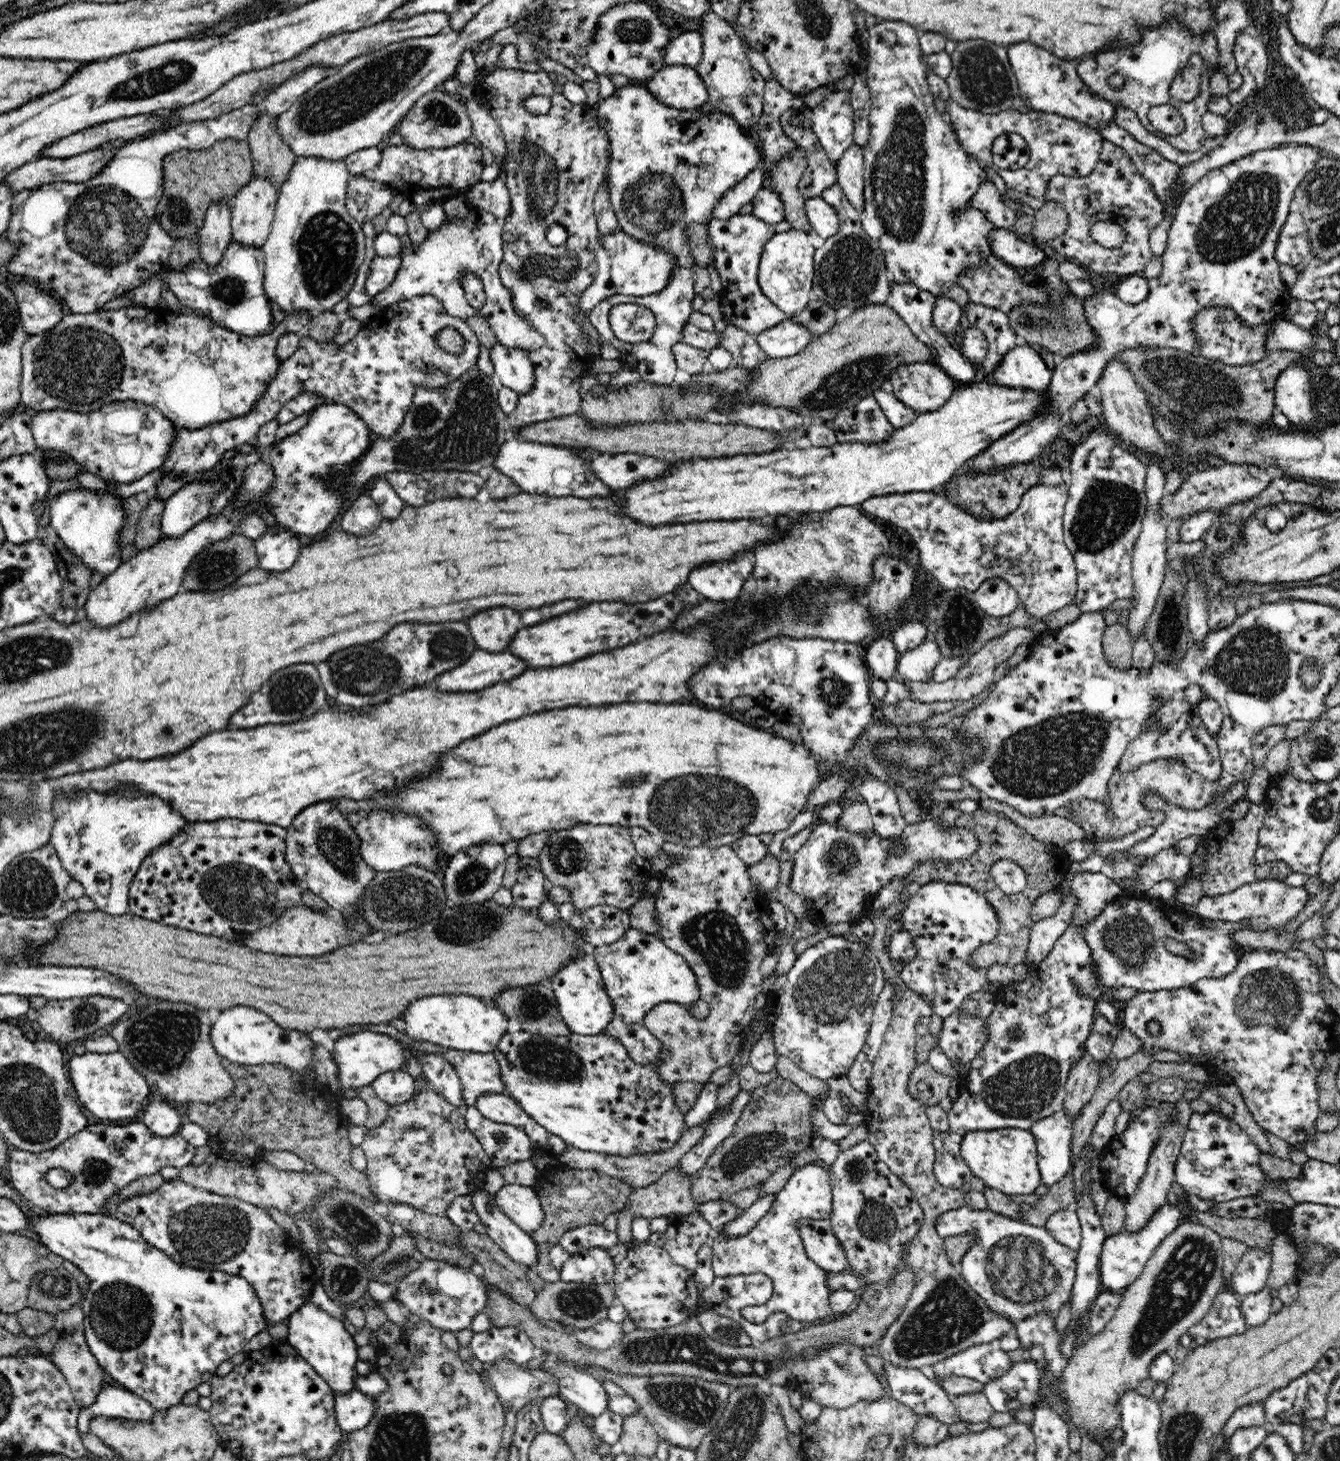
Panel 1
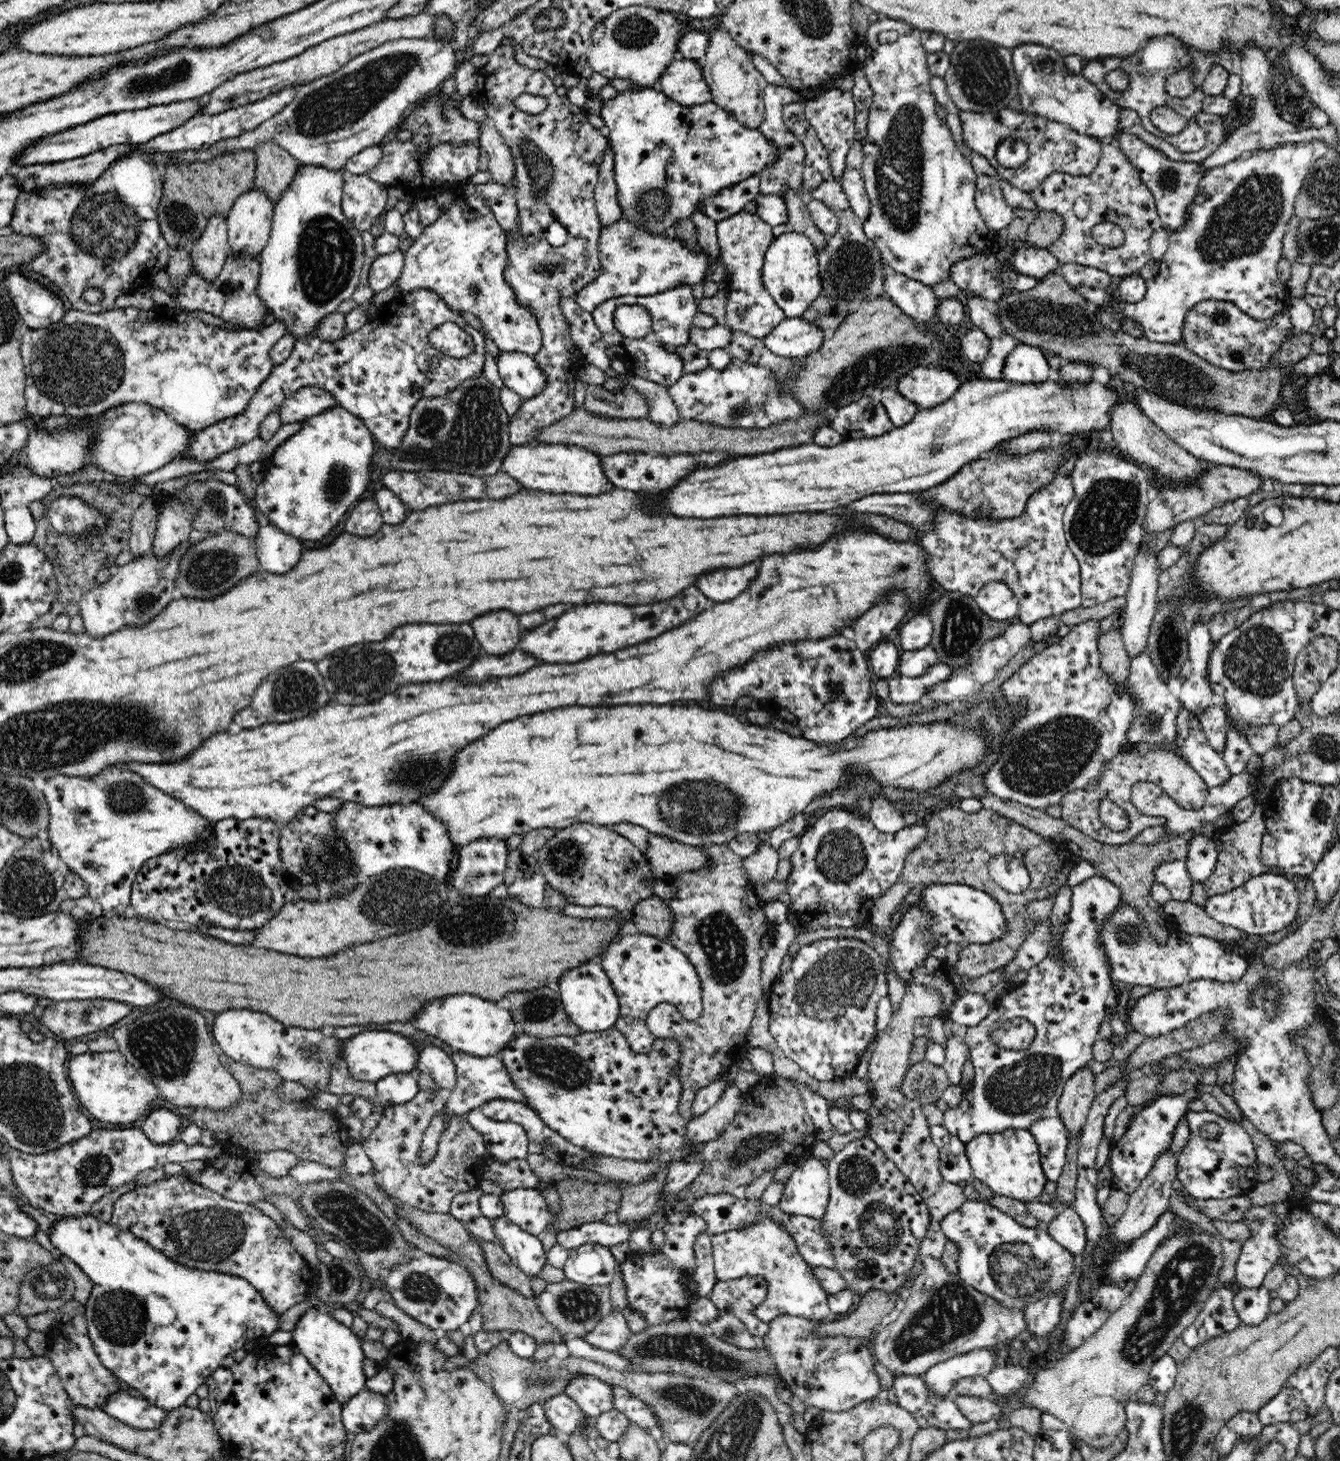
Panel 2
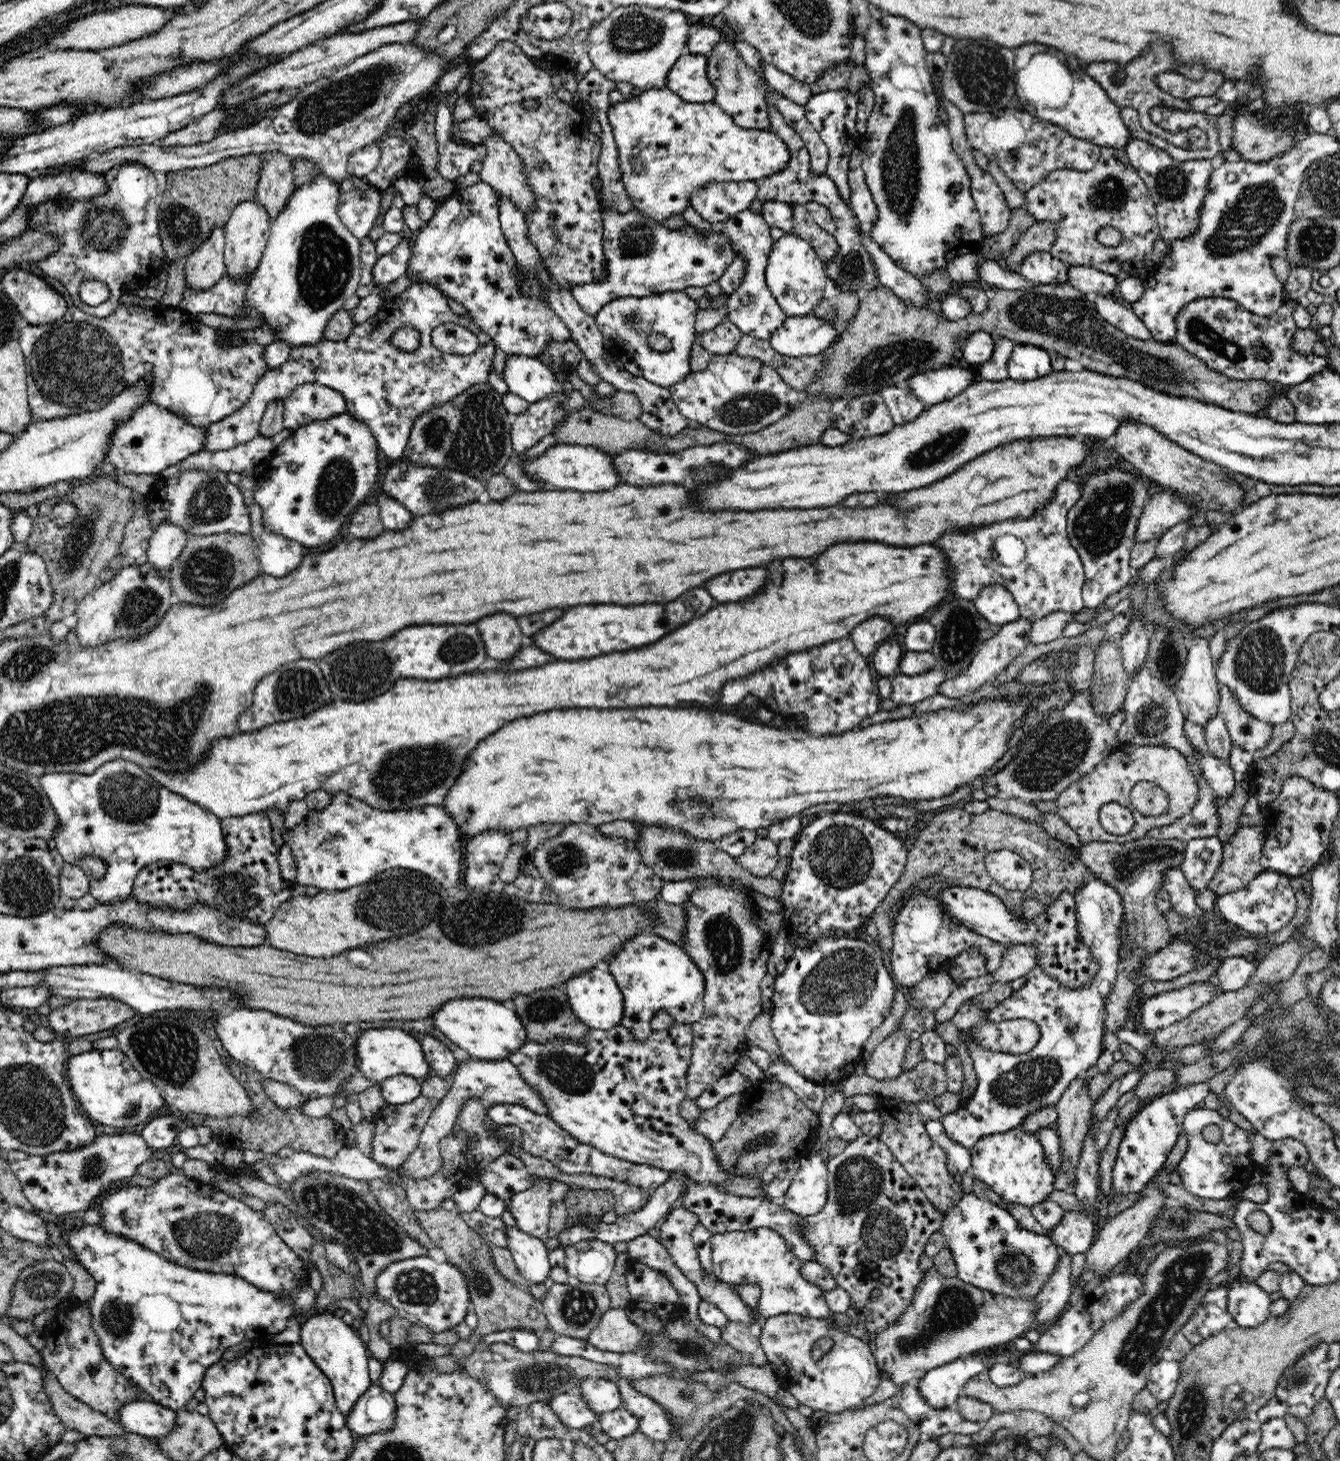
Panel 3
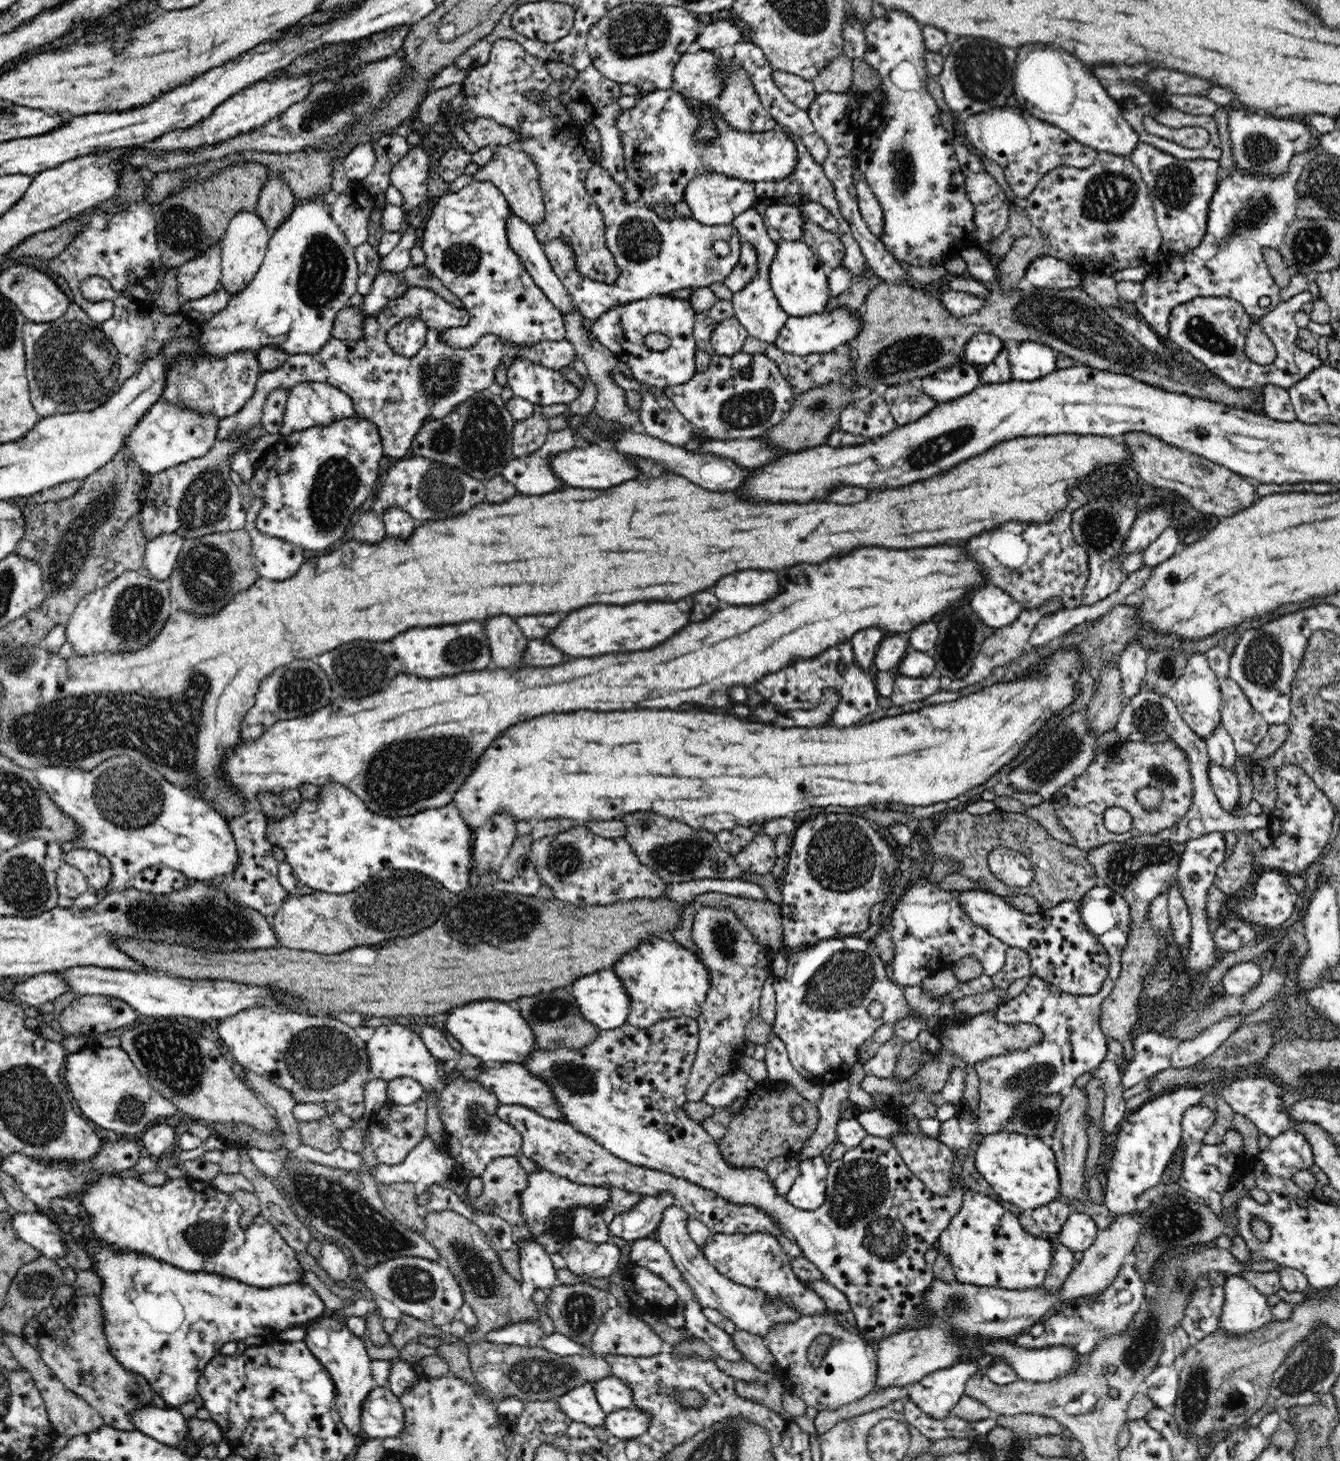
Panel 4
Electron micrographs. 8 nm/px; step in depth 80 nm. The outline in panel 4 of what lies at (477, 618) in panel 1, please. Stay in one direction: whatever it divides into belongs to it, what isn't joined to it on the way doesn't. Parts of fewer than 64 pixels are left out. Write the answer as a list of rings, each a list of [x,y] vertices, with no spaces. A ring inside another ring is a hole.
[[[510,616],[490,618],[484,624],[489,642],[491,659],[501,669],[522,668],[523,654],[529,639],[520,632],[520,627]]]

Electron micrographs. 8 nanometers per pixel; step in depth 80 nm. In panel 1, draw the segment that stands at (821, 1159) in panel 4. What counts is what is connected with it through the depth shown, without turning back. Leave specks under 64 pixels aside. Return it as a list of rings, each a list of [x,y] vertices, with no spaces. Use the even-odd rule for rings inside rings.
[[[819,1162],[808,1163],[795,1170],[782,1190],[775,1194],[774,1202],[766,1213],[748,1234],[744,1236],[723,1236],[714,1234],[710,1238],[712,1246],[712,1266],[715,1276],[727,1277],[736,1275],[748,1275],[762,1273],[772,1279],[773,1294],[769,1302],[760,1307],[746,1307],[740,1310],[742,1317],[750,1323],[761,1324],[768,1320],[774,1312],[784,1312],[790,1319],[806,1324],[813,1324],[816,1320],[822,1322],[823,1318],[828,1318],[832,1313],[829,1304],[827,1271],[816,1265],[804,1249],[798,1222],[804,1218],[829,1219],[832,1212],[832,1185],[830,1184],[829,1172],[825,1165]]]

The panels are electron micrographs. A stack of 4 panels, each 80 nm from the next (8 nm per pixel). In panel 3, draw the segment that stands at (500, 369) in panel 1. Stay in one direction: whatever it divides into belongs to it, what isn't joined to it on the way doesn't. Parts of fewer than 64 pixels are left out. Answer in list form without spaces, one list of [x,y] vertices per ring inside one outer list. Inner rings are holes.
[[[508,356],[503,380],[512,394],[529,404],[544,398],[558,398],[560,393],[564,393],[566,398],[571,396],[570,390],[565,390],[562,382],[537,357]]]

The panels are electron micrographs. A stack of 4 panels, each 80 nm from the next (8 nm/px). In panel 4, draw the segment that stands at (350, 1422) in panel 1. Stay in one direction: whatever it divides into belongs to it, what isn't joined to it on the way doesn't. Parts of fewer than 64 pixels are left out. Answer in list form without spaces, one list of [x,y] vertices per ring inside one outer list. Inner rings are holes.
[[[375,1386],[361,1410],[362,1433],[370,1438],[394,1438],[404,1432],[404,1413],[399,1397],[388,1387]]]

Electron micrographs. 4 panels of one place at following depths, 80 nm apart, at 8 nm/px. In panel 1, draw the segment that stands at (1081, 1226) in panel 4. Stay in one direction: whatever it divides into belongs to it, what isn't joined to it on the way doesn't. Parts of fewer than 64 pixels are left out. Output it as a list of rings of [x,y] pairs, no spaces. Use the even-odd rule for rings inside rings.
[[[1071,1208],[1054,1212],[1048,1217],[1045,1227],[1048,1232],[1064,1246],[1077,1250],[1081,1245],[1081,1222],[1077,1211]]]

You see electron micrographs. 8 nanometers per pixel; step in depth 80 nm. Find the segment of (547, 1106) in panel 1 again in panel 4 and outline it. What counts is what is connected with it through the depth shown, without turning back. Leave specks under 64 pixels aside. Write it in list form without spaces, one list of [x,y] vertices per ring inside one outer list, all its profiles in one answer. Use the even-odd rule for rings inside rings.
[[[686,1016],[668,1018],[659,1020],[656,1024],[646,1026],[644,1029],[636,1028],[626,1022],[618,1028],[614,1028],[614,1030],[600,1029],[597,1037],[592,1042],[579,1049],[557,1047],[556,1050],[544,1050],[537,1047],[521,1062],[521,1065],[527,1068],[530,1074],[535,1074],[543,1078],[544,1082],[548,1083],[552,1095],[556,1097],[556,1103],[560,1103],[559,1109],[563,1116],[563,1121],[571,1124],[578,1132],[589,1136],[596,1144],[605,1148],[610,1154],[620,1157],[622,1160],[636,1166],[644,1166],[652,1170],[659,1170],[660,1172],[673,1174],[678,1178],[686,1179],[698,1186],[704,1187],[704,1189],[710,1189],[710,1191],[720,1195],[723,1199],[736,1203],[737,1205],[754,1205],[764,1210],[764,1213],[768,1217],[772,1217],[778,1223],[778,1227],[782,1229],[782,1233],[788,1239],[798,1243],[798,1247],[802,1249],[804,1256],[824,1275],[824,1280],[846,1294],[851,1310],[856,1317],[856,1324],[860,1333],[864,1335],[864,1339],[875,1344],[879,1340],[890,1338],[894,1334],[900,1334],[900,1330],[906,1330],[906,1328],[912,1330],[912,1328],[928,1326],[930,1324],[930,1311],[926,1309],[924,1294],[928,1294],[927,1290],[931,1287],[933,1281],[933,1265],[928,1265],[924,1261],[924,1254],[926,1254],[928,1248],[932,1248],[933,1244],[939,1240],[940,1234],[951,1223],[955,1214],[959,1212],[962,1206],[963,1194],[967,1190],[965,1185],[966,1180],[960,1176],[957,1178],[951,1174],[952,1188],[950,1188],[950,1192],[946,1196],[933,1194],[907,1167],[907,1164],[902,1160],[900,1153],[896,1150],[890,1139],[868,1135],[858,1146],[849,1148],[838,1160],[828,1161],[826,1200],[820,1208],[816,1208],[816,1210],[800,1210],[792,1206],[785,1196],[778,1194],[773,1181],[769,1179],[765,1170],[758,1170],[756,1168],[732,1168],[732,1166],[727,1164],[719,1151],[718,1142],[715,1138],[712,1138],[706,1132],[706,1129],[700,1122],[688,1118],[688,1115],[683,1111],[684,1104],[688,1102],[685,1094],[687,1080],[691,1073],[698,1045],[698,1022],[694,1018],[688,1018]]]

